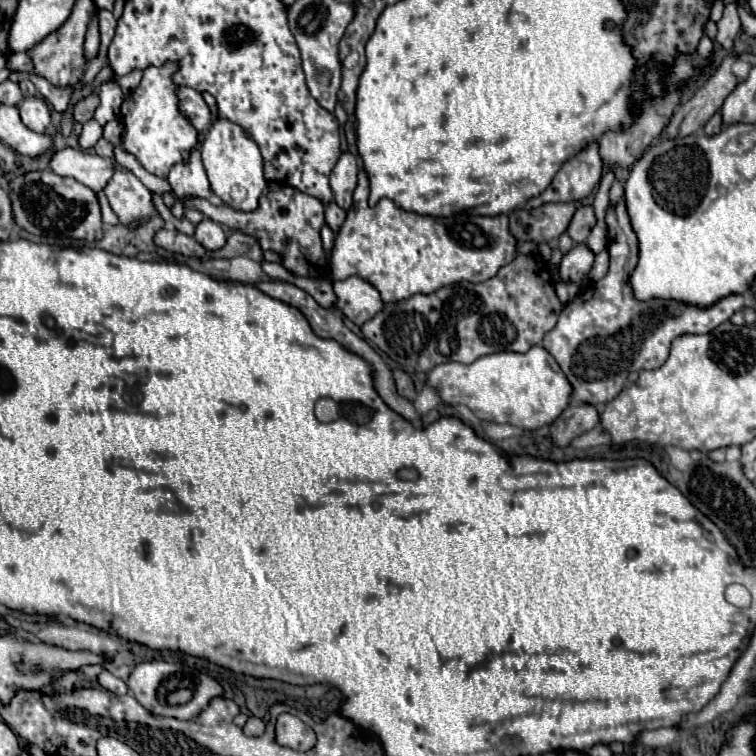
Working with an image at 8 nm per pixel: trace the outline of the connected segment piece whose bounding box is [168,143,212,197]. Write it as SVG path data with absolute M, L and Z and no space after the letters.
M198 143L190 151L188 161L176 163L170 169L168 181L170 181L172 189L174 189L174 195L178 195L178 197L184 197L184 195L210 197L210 193L212 193L206 171L204 171L204 165L202 165L202 159L200 159L200 145L202 143Z

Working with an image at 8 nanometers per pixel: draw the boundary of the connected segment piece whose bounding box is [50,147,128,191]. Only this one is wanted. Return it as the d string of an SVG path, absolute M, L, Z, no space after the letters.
M70 147L52 153L50 167L56 175L72 177L94 191L102 191L116 169L124 169L124 173L128 173L128 169L118 165L116 159L104 159Z

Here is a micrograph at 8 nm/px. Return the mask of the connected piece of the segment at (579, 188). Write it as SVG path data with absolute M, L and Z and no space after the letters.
M592 141L584 149L580 149L572 159L568 159L560 167L548 189L538 197L532 197L532 201L528 201L524 209L536 209L544 203L584 199L600 183L602 169L604 163L600 161L598 141Z

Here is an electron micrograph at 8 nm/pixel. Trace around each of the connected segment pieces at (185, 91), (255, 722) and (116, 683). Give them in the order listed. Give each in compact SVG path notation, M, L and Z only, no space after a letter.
M178 87L176 95L178 95L180 111L190 121L190 125L196 131L206 131L210 125L210 109L208 109L202 93L198 93L192 87Z
M250 717L248 719L248 723L244 725L244 733L246 735L262 735L264 733L264 721L262 719L258 719L258 717Z
M104 671L104 673L98 677L98 681L100 681L100 685L102 685L106 691L112 691L112 693L116 693L116 695L124 695L124 693L128 693L126 683L122 683L118 677L110 675L108 671Z

